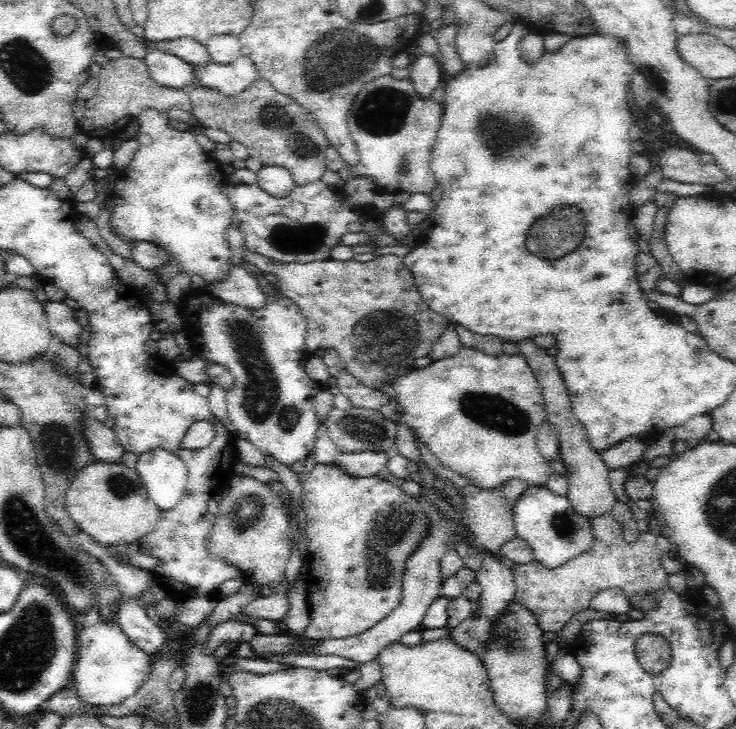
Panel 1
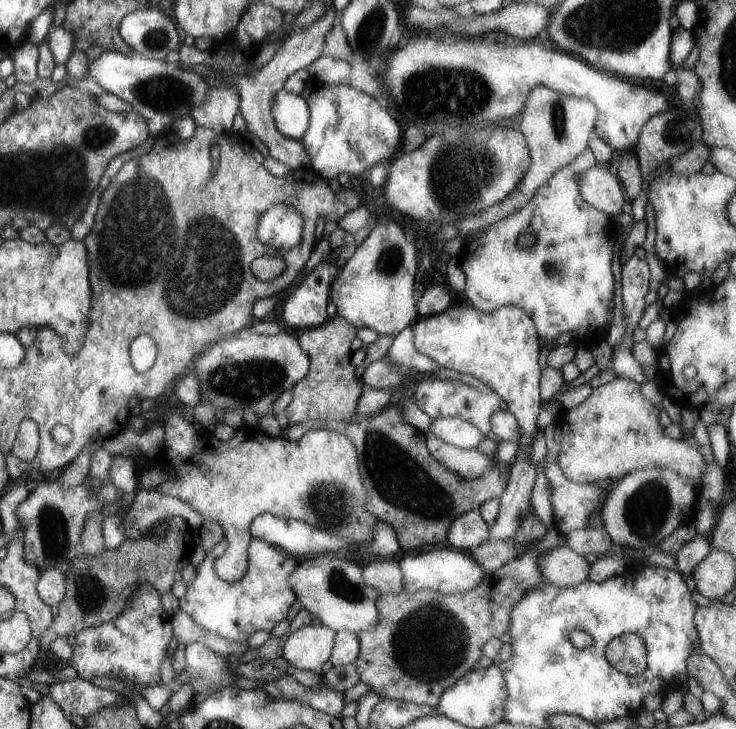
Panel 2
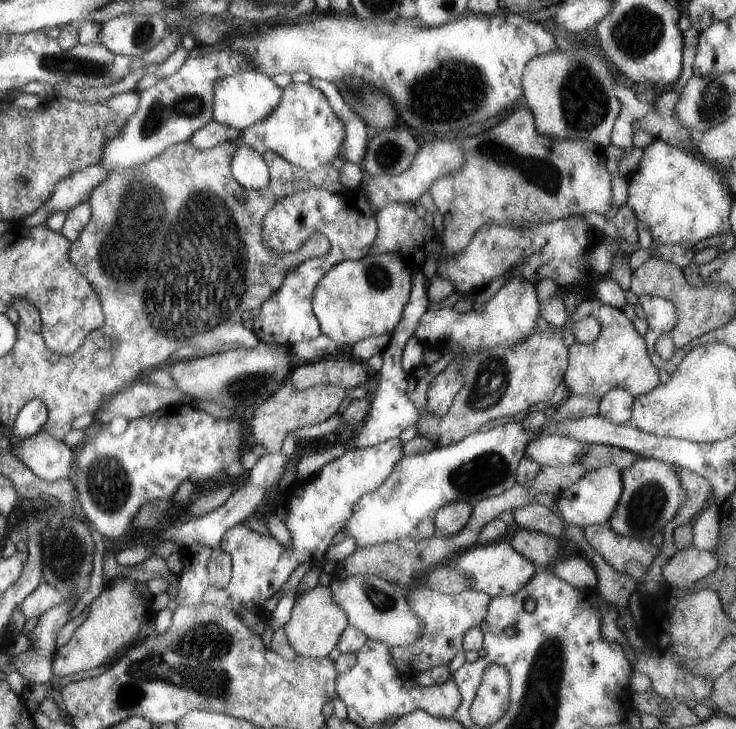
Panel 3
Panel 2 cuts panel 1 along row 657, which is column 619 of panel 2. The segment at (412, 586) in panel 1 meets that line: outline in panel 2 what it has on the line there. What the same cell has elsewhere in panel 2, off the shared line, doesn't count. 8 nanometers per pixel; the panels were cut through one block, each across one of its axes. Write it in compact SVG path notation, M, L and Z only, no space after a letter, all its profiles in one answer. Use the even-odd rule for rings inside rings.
M636 255L630 257L621 268L621 284L622 284L622 318L624 318L624 338L613 347L612 362L610 362L610 370L616 374L616 376L628 380L633 380L636 384L644 384L648 382L646 374L644 374L644 367L638 364L632 356L632 334L634 330L638 328L638 322L644 314L644 309L647 307L645 303L645 296L649 292L648 280L650 280L650 266L646 263L646 260L642 260Z

